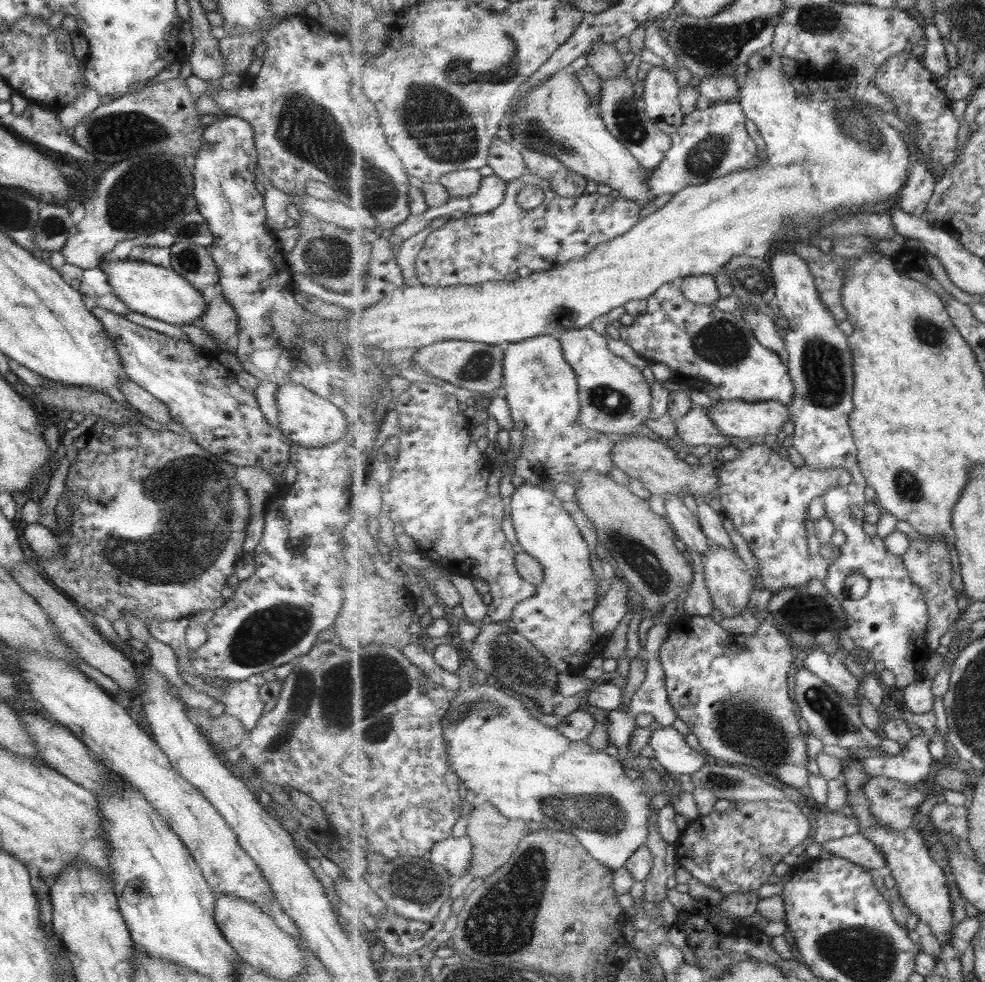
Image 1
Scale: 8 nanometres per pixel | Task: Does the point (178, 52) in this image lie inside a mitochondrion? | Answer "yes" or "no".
no

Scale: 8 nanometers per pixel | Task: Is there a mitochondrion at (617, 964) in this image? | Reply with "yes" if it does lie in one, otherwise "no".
no

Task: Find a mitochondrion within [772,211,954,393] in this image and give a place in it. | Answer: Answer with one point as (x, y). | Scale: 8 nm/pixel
(924, 329)

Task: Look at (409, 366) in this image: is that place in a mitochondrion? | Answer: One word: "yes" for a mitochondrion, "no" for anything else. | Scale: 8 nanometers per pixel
no

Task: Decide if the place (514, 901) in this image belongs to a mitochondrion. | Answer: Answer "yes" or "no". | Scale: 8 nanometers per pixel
yes

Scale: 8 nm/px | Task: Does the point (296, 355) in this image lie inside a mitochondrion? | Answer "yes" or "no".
yes

